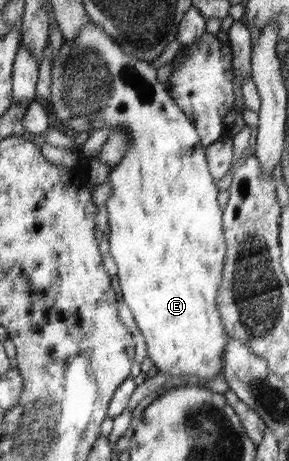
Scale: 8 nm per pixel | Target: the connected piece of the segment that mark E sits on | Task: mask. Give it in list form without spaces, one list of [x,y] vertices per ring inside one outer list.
[[[91,19],[87,23],[83,23],[83,27],[81,27],[77,37],[73,37],[71,41],[63,41],[63,46],[57,50],[57,54],[55,54],[55,57],[52,56],[52,59],[51,102],[49,104],[57,122],[69,124],[73,130],[77,130],[78,134],[81,132],[93,133],[100,128],[109,128],[110,131],[121,128],[129,136],[129,149],[127,149],[121,161],[112,166],[107,179],[109,180],[109,186],[111,186],[111,193],[109,198],[107,198],[106,204],[109,215],[108,244],[110,244],[107,251],[110,251],[118,266],[116,275],[119,278],[123,301],[127,303],[127,306],[133,312],[139,331],[145,337],[147,356],[151,358],[154,366],[156,366],[157,373],[165,371],[165,373],[169,373],[169,378],[171,379],[174,376],[187,376],[188,384],[205,386],[205,381],[209,381],[215,378],[217,374],[223,372],[223,353],[226,352],[230,337],[227,334],[227,330],[225,330],[225,326],[223,326],[218,304],[215,304],[217,289],[219,289],[221,275],[223,275],[223,265],[225,265],[225,253],[227,253],[227,242],[225,242],[224,230],[223,226],[221,226],[223,210],[221,210],[221,206],[217,202],[219,188],[217,188],[213,176],[209,174],[207,160],[205,160],[205,148],[199,142],[197,130],[190,118],[187,118],[186,113],[181,110],[181,107],[175,104],[175,100],[169,94],[167,86],[157,80],[157,70],[153,68],[151,61],[139,60],[136,56],[124,52],[124,48],[111,35],[107,35],[101,25],[93,23]]]

